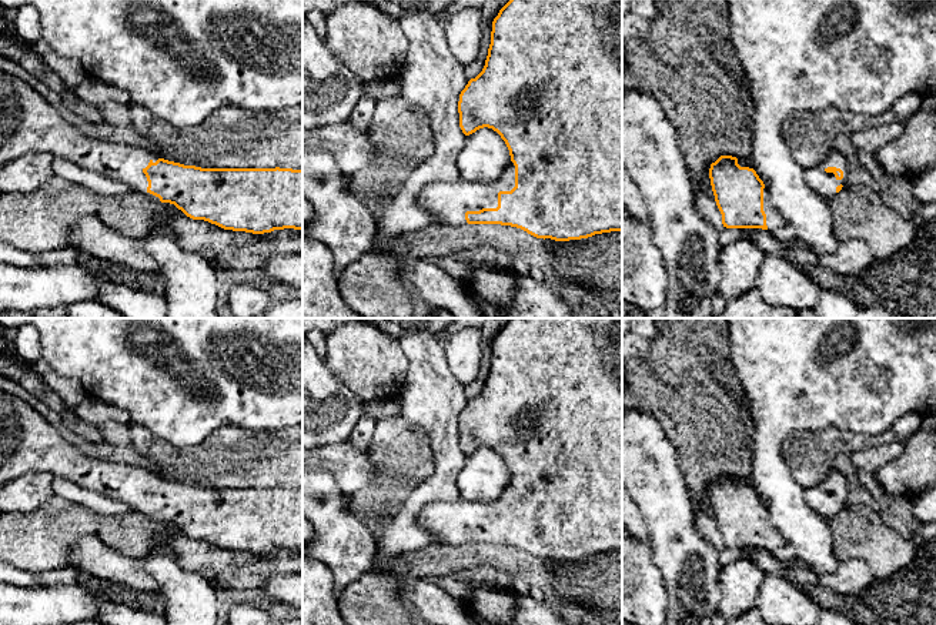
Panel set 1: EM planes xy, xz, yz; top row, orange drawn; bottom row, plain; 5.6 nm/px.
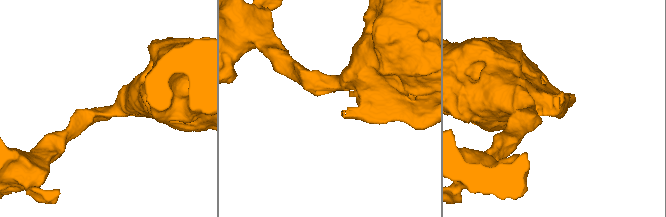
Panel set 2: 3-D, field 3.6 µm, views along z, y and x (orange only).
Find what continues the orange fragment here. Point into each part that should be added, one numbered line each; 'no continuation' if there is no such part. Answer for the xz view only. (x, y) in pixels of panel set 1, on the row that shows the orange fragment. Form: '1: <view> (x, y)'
1: xz (447, 203)

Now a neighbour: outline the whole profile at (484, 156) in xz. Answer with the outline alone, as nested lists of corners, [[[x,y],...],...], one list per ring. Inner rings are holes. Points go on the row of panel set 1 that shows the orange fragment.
[[[484,127],[465,136],[457,167],[461,180],[482,184],[495,181],[509,160],[509,150],[501,136]]]

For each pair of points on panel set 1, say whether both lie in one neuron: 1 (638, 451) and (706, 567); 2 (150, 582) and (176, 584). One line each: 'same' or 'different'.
1: same
2: different

